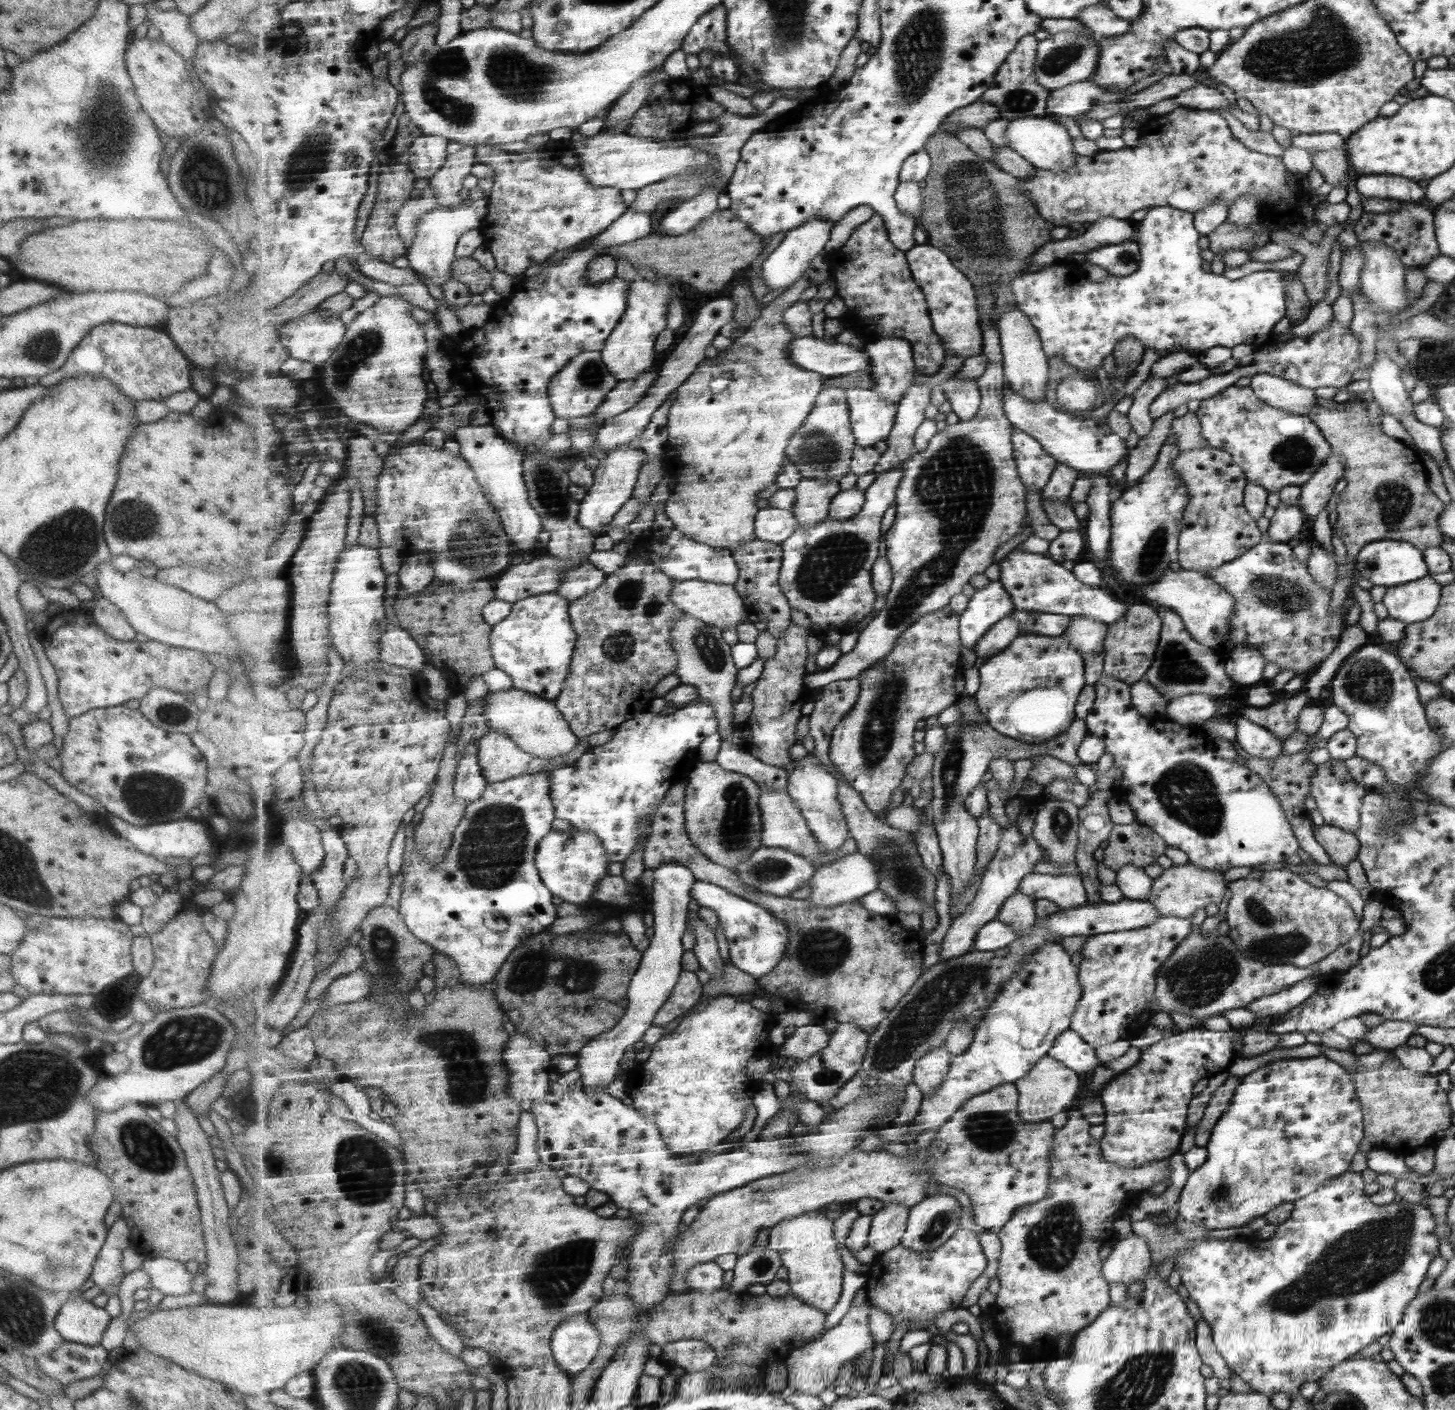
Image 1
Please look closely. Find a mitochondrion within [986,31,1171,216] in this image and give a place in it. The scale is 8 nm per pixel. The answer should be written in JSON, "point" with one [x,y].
{"point":[1056,59]}

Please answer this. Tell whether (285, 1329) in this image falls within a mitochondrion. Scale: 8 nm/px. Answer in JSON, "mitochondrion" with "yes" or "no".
{"mitochondrion":"no"}

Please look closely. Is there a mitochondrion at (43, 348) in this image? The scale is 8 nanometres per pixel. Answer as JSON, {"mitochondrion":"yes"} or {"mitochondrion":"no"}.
{"mitochondrion":"yes"}

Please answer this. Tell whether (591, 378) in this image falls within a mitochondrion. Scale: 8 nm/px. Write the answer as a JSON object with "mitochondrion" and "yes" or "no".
{"mitochondrion":"yes"}

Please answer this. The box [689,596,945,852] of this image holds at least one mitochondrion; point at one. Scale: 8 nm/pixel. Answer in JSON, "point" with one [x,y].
{"point":[876,738]}

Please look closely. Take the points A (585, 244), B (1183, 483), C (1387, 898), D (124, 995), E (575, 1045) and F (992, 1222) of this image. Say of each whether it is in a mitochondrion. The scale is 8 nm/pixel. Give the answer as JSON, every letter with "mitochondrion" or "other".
{"A":"other","B":"other","C":"other","D":"mitochondrion","E":"other","F":"other"}

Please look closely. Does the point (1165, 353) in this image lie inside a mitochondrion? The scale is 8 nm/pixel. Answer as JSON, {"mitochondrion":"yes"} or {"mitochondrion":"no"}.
{"mitochondrion":"no"}

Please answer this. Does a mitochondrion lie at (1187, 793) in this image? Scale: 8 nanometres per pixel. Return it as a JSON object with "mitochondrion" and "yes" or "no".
{"mitochondrion":"yes"}

